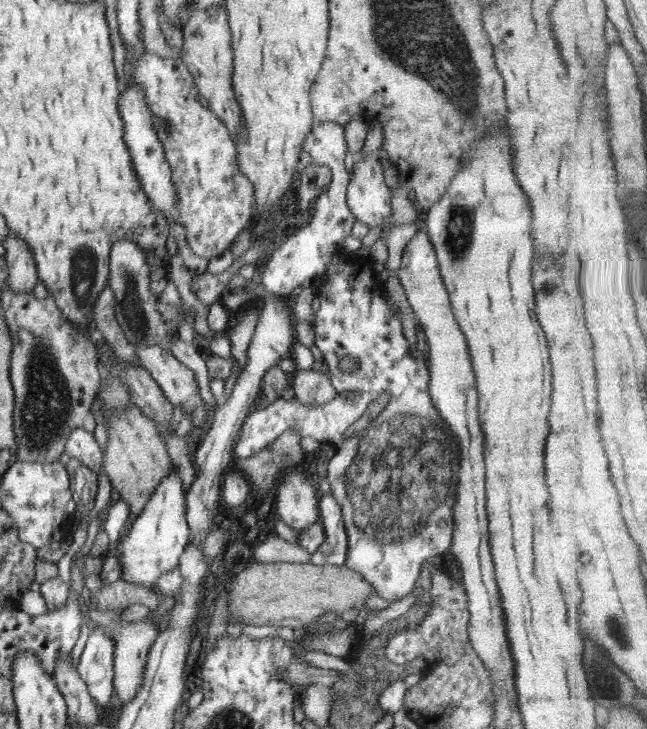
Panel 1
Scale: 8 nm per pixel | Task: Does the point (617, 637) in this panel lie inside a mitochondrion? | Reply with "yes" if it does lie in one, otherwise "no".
yes

